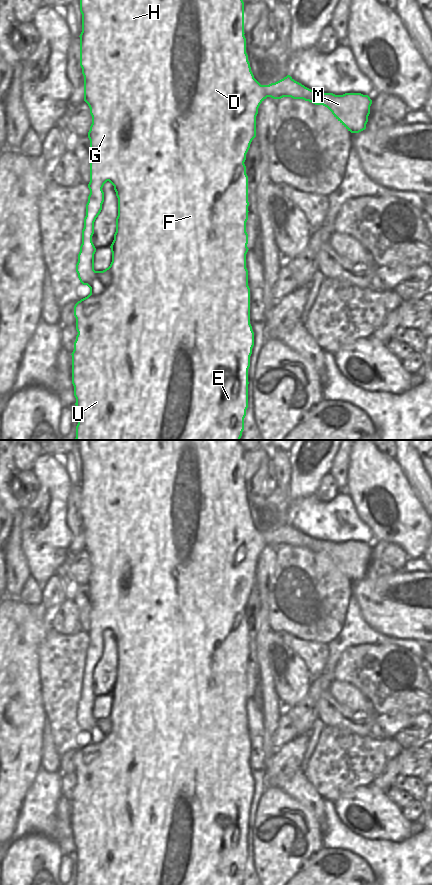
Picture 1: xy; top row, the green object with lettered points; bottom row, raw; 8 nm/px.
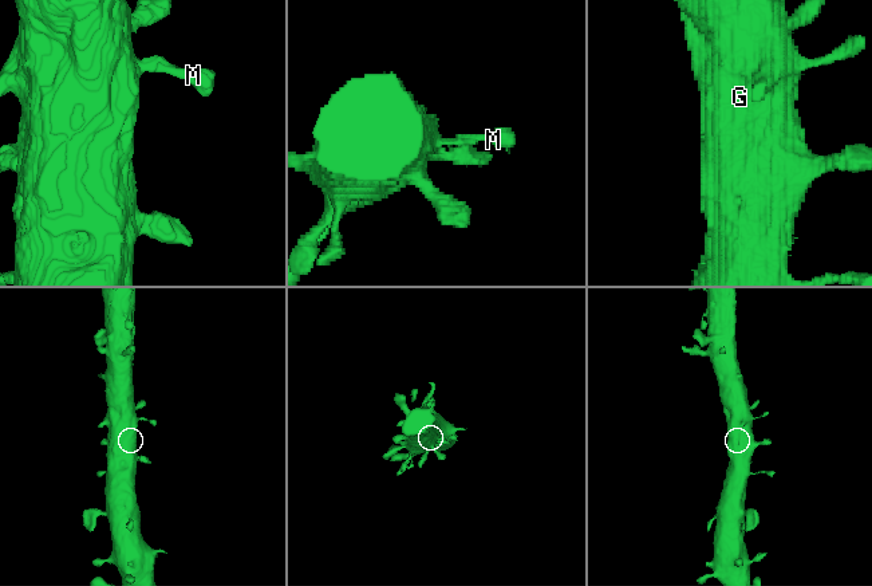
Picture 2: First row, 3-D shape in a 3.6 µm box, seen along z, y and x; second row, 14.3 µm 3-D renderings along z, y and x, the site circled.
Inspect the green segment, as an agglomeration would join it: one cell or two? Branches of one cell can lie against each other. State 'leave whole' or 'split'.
leave whole

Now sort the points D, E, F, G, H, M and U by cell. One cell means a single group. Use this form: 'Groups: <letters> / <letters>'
Groups: D E F G H M U.

